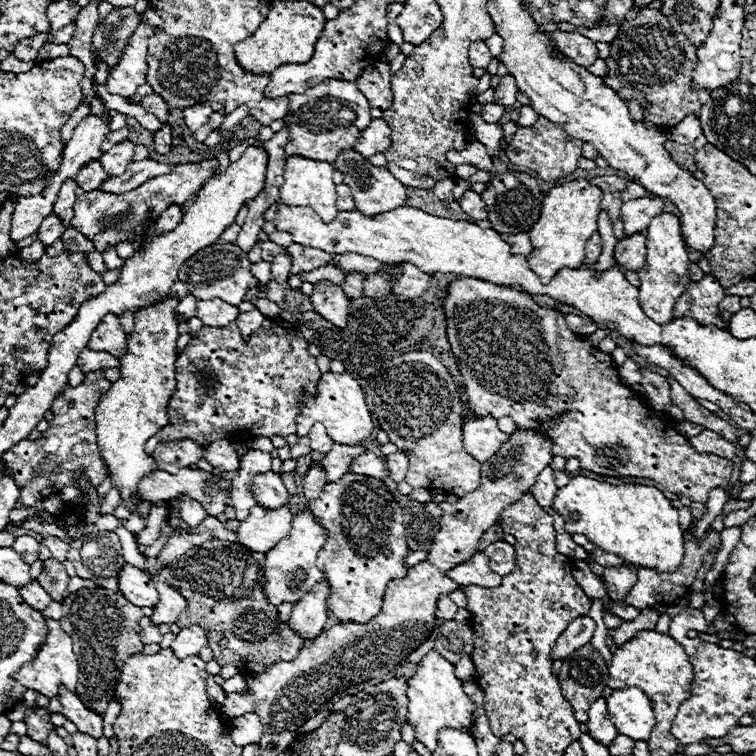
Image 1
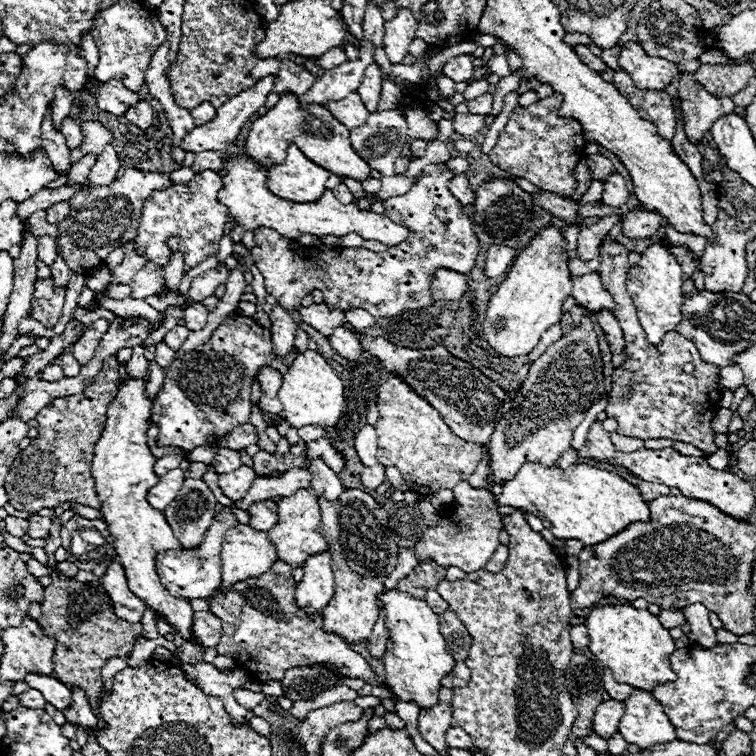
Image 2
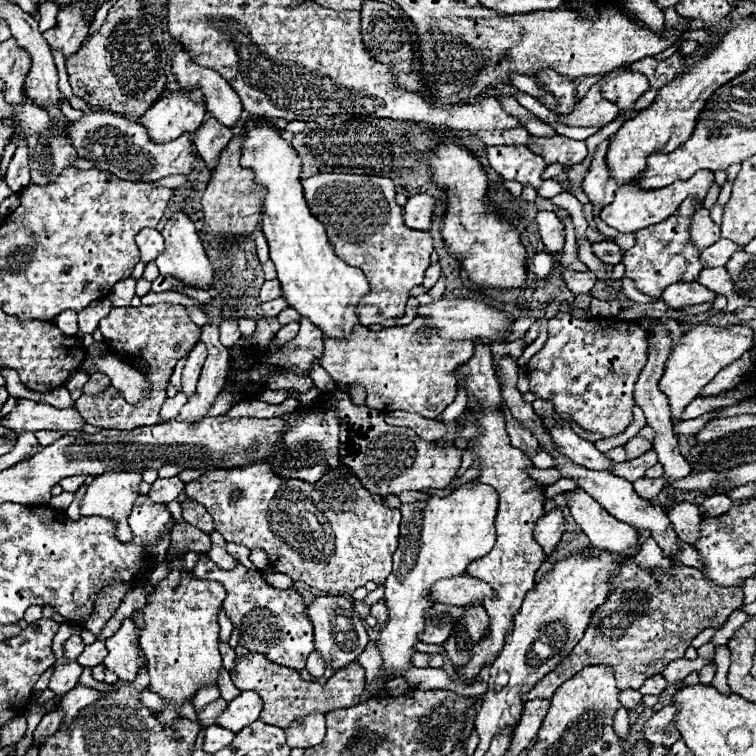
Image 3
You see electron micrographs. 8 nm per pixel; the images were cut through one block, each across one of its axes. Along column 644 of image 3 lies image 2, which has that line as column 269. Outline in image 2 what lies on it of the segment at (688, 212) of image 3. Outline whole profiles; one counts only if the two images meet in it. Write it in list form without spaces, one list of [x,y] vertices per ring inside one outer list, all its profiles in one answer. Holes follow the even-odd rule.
[[[430,164],[414,178],[414,186],[408,194],[380,200],[384,214],[410,230],[404,244],[392,246],[386,252],[366,248],[330,248],[322,252],[288,240],[272,228],[256,228],[250,254],[264,276],[266,292],[284,308],[298,310],[302,298],[318,288],[324,292],[330,310],[346,312],[362,308],[374,318],[400,316],[404,310],[430,306],[434,302],[430,292],[432,272],[436,272],[436,268],[452,268],[454,272],[468,274],[480,252],[480,240],[472,230],[464,206],[448,190],[452,176],[444,164]]]

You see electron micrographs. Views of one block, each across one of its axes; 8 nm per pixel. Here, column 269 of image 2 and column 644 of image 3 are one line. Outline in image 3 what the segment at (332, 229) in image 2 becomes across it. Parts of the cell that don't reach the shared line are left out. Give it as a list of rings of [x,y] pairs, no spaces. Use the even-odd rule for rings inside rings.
[[[702,170],[702,172],[696,172],[690,180],[680,180],[680,182],[674,182],[674,184],[666,186],[666,188],[656,188],[656,190],[642,190],[642,188],[638,186],[638,182],[634,182],[634,184],[624,184],[624,186],[620,186],[620,188],[616,190],[614,202],[608,204],[608,206],[602,210],[600,218],[602,218],[608,226],[616,228],[618,232],[624,232],[624,234],[628,234],[628,232],[638,232],[638,230],[642,230],[642,228],[648,228],[648,226],[658,224],[658,222],[662,222],[664,218],[672,216],[688,196],[696,196],[698,200],[704,200],[706,194],[708,194],[708,190],[710,190],[710,186],[712,186],[712,182],[714,182],[714,174],[712,174],[710,170]]]

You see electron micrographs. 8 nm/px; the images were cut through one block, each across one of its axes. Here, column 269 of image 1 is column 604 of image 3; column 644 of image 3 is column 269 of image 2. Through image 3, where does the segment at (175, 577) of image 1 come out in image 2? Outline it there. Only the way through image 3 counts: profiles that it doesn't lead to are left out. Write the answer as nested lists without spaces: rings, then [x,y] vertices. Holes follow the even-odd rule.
[[[276,560],[264,576],[236,582],[226,594],[212,596],[208,600],[210,612],[216,612],[222,620],[222,638],[216,646],[218,654],[230,656],[240,668],[262,682],[282,680],[284,672],[290,668],[324,664],[348,678],[360,678],[370,686],[382,686],[384,682],[358,652],[348,648],[336,634],[322,630],[320,612],[308,616],[302,608],[296,608],[294,592],[296,580],[292,578],[292,566]]]

